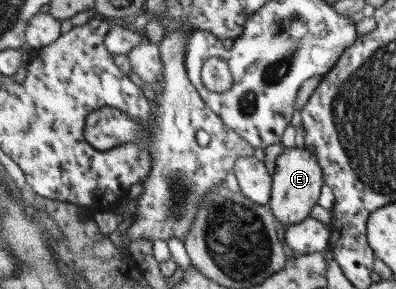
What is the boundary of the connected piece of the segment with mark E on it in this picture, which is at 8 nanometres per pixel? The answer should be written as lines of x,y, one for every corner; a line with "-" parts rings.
293,147
282,151
275,163
274,185
269,207
273,210
278,226
287,230
312,216
314,208
319,204
319,196
321,196
325,178
313,150
306,147

